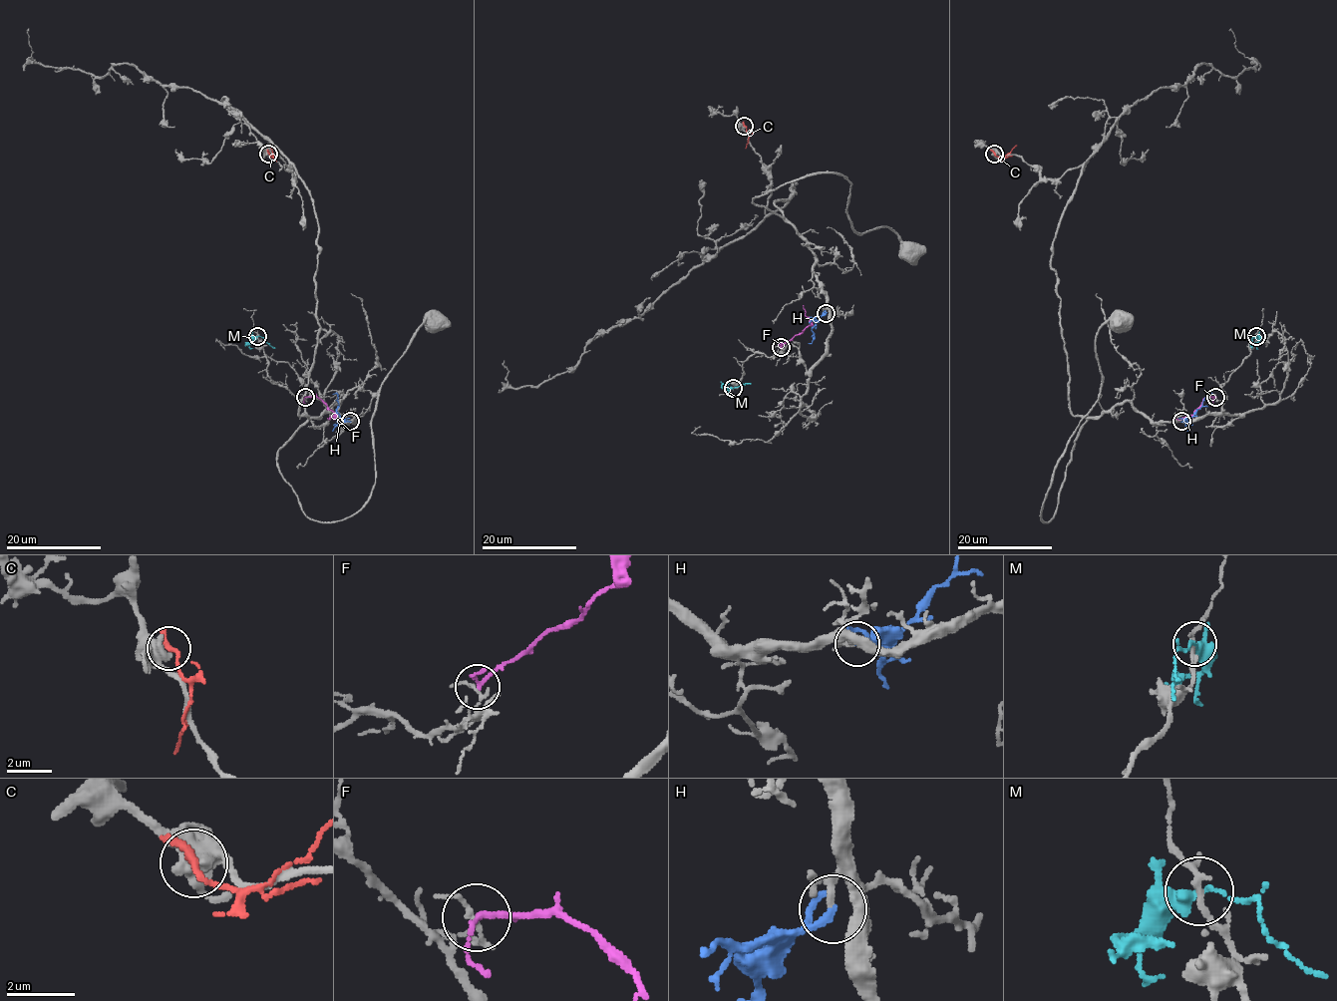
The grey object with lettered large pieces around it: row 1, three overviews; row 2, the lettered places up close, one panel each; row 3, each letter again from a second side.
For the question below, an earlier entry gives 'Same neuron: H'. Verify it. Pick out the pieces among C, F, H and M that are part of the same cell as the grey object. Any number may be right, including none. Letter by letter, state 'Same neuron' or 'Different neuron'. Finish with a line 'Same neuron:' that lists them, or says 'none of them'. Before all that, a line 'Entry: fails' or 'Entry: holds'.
Entry: holds
C: Different neuron
F: Different neuron
H: Same neuron
M: Different neuron
Same neuron: H

